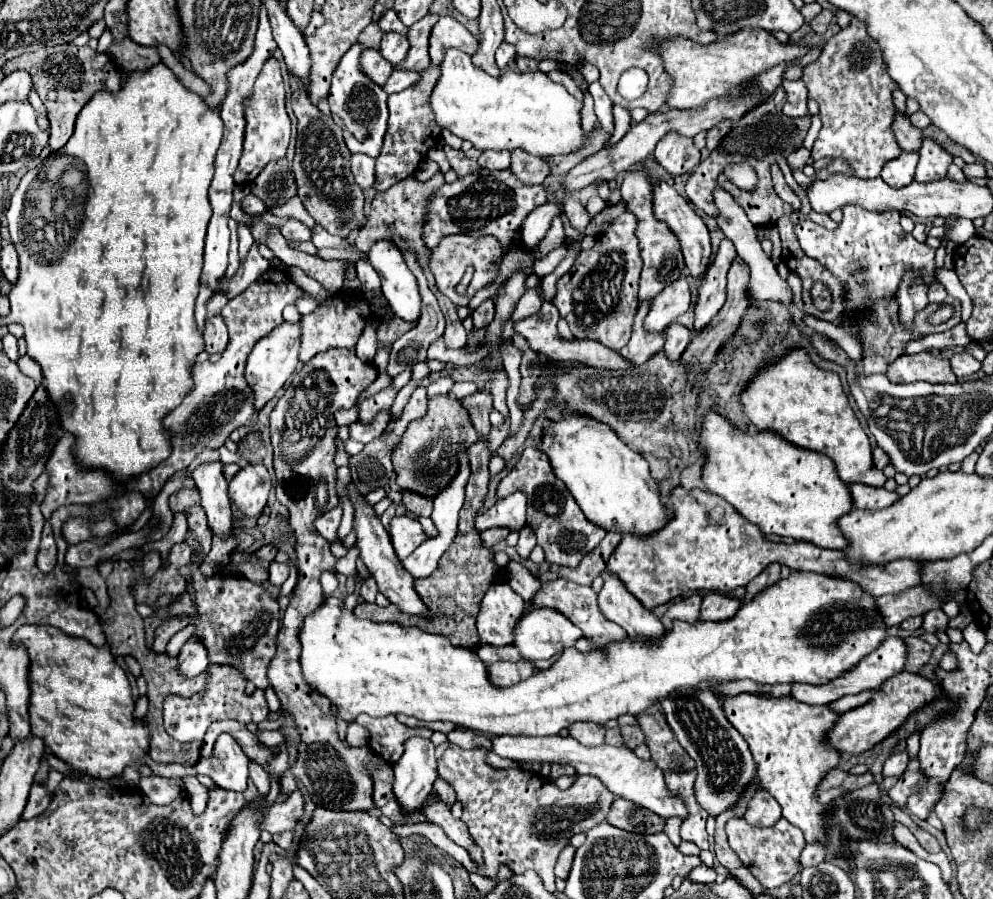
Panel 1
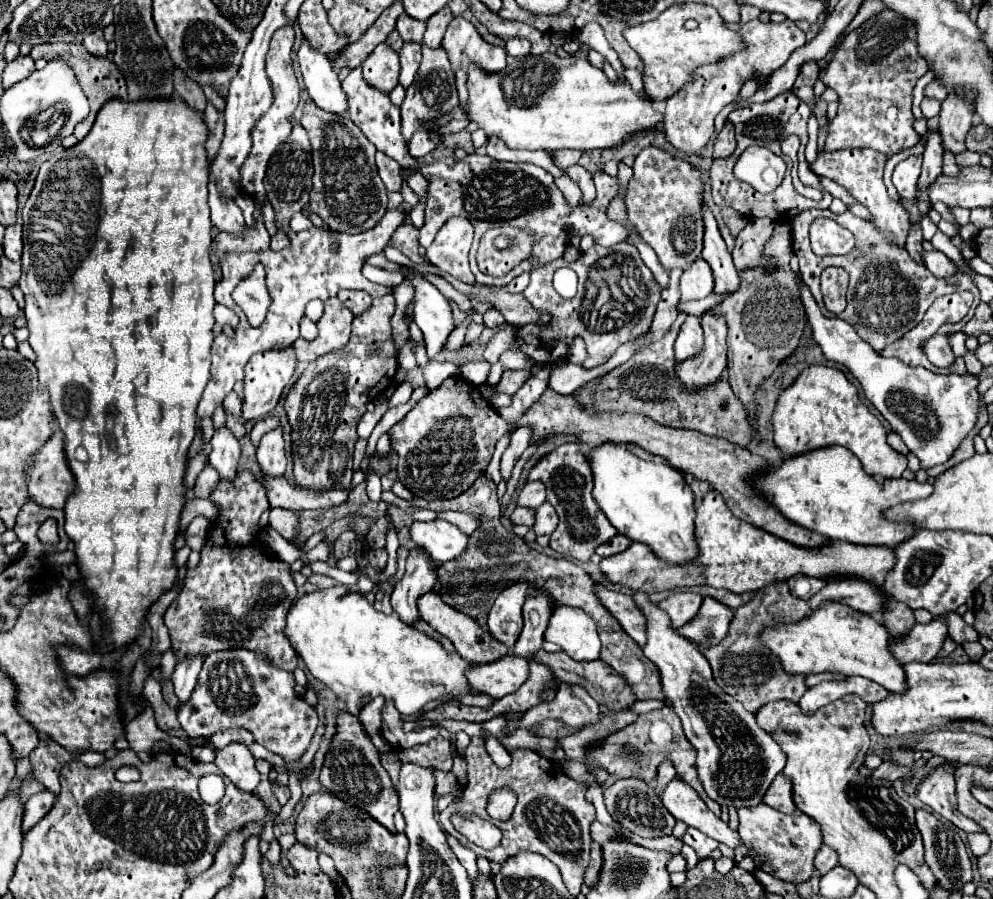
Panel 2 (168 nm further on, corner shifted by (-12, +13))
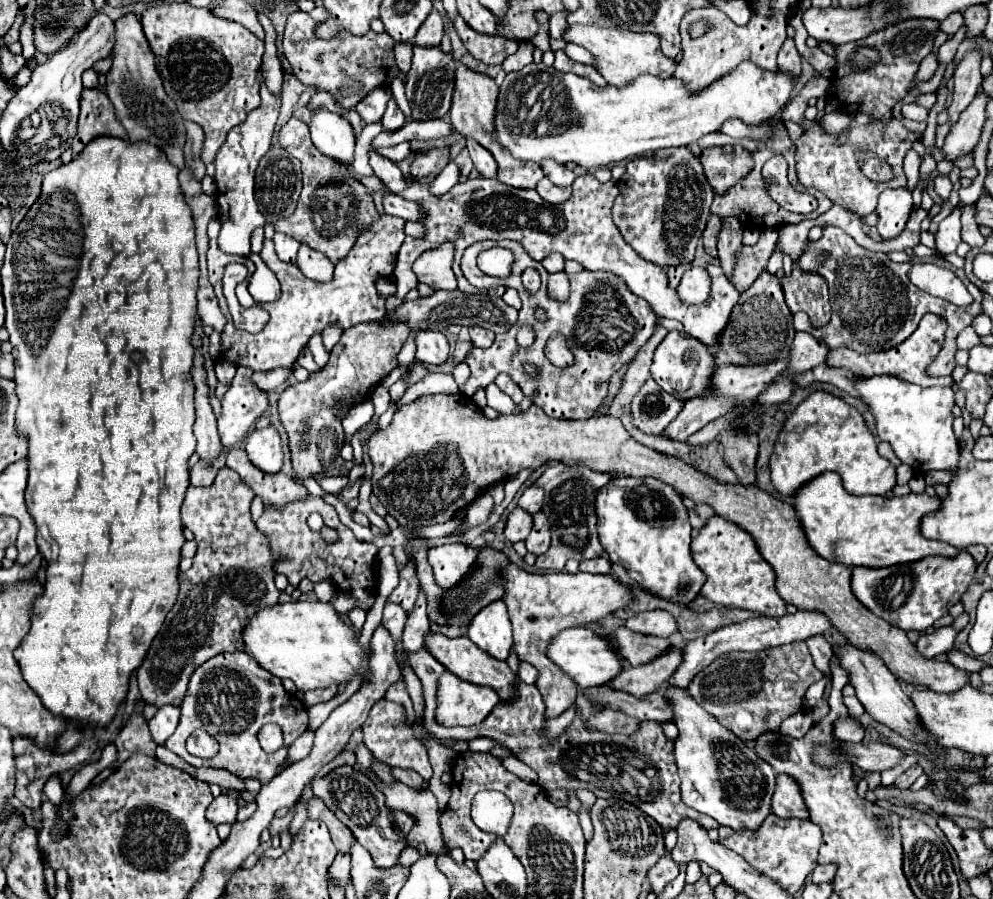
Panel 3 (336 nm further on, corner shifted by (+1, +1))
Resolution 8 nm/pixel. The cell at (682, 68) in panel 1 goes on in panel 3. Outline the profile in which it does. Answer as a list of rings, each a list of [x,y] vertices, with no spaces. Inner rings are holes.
[[[569,25],[563,33],[563,39],[567,43],[575,43],[585,47],[593,57],[593,67],[603,75],[603,79],[609,85],[625,85],[633,79],[637,79],[643,73],[651,73],[657,77],[671,77],[677,61],[665,57],[659,47],[659,37],[653,33],[633,33],[633,31],[621,31],[621,29],[609,29],[599,25]]]

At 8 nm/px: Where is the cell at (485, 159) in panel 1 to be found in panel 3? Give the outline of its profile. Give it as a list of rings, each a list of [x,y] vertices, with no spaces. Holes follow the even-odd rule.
[[[467,141],[467,149],[469,149],[469,155],[473,159],[473,165],[475,169],[483,175],[483,177],[495,177],[497,173],[497,165],[493,161],[493,155],[489,151],[485,151],[485,147],[477,145],[477,141]]]

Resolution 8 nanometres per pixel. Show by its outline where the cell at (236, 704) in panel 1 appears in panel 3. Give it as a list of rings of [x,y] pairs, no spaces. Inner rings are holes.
[[[219,653],[203,665],[199,665],[189,681],[185,701],[181,705],[181,717],[175,733],[165,747],[179,755],[193,767],[221,767],[239,779],[259,779],[261,785],[269,783],[287,761],[291,743],[307,731],[307,709],[295,695],[283,689],[283,683],[269,671],[261,669],[247,653]],[[277,723],[283,729],[283,747],[275,753],[265,753],[259,745],[257,733],[263,725]],[[195,729],[205,729],[219,741],[219,755],[213,759],[197,759],[187,753],[185,741]]]

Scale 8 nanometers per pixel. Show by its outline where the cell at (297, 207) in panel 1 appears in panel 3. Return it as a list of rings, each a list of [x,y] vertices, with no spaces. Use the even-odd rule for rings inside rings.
[[[301,245],[297,265],[301,273],[313,281],[331,281],[333,279],[333,263],[323,253],[317,253],[313,249],[307,249],[307,245]]]

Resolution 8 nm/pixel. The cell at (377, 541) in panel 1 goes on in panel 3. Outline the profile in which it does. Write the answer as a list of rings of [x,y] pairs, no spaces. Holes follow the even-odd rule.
[[[427,633],[425,635],[425,647],[453,675],[457,675],[457,677],[461,677],[461,679],[465,679],[469,683],[491,687],[499,695],[499,701],[505,701],[505,697],[513,697],[513,675],[515,673],[509,669],[509,665],[505,665],[505,661],[497,661],[495,657],[489,657],[485,651],[477,649],[477,645],[473,645],[473,641],[469,641],[467,635],[449,639],[449,637],[439,635],[439,633],[435,633],[435,635]]]

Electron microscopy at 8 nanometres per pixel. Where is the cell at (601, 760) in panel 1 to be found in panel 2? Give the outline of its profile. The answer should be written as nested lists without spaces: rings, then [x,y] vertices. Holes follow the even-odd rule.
[[[674,777],[660,795],[664,807],[674,815],[674,819],[684,821],[690,827],[696,827],[698,831],[706,833],[708,837],[726,843],[728,847],[736,847],[742,843],[740,835],[736,831],[732,831],[722,819],[718,819],[708,807],[706,803],[700,799],[700,795],[686,785],[686,781],[682,781],[680,777]]]

